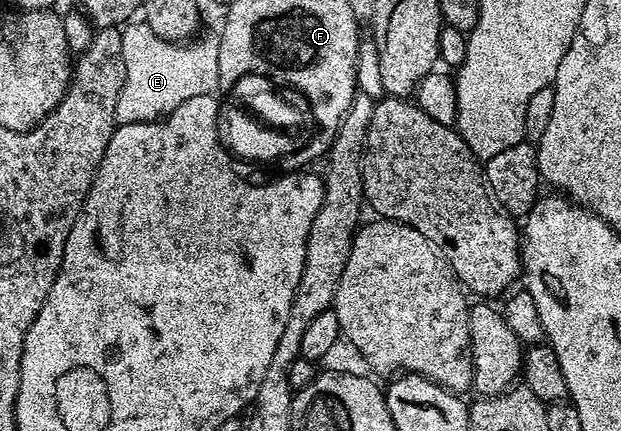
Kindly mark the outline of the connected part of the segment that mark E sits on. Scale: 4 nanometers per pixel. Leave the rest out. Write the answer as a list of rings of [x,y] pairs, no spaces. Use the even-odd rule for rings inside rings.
[[[146,22],[135,23],[128,23],[122,29],[121,54],[125,58],[125,86],[121,86],[121,94],[117,98],[115,119],[119,124],[154,122],[177,110],[181,102],[212,95],[219,88],[219,41],[214,35],[200,35],[186,42],[162,40],[153,34]]]

